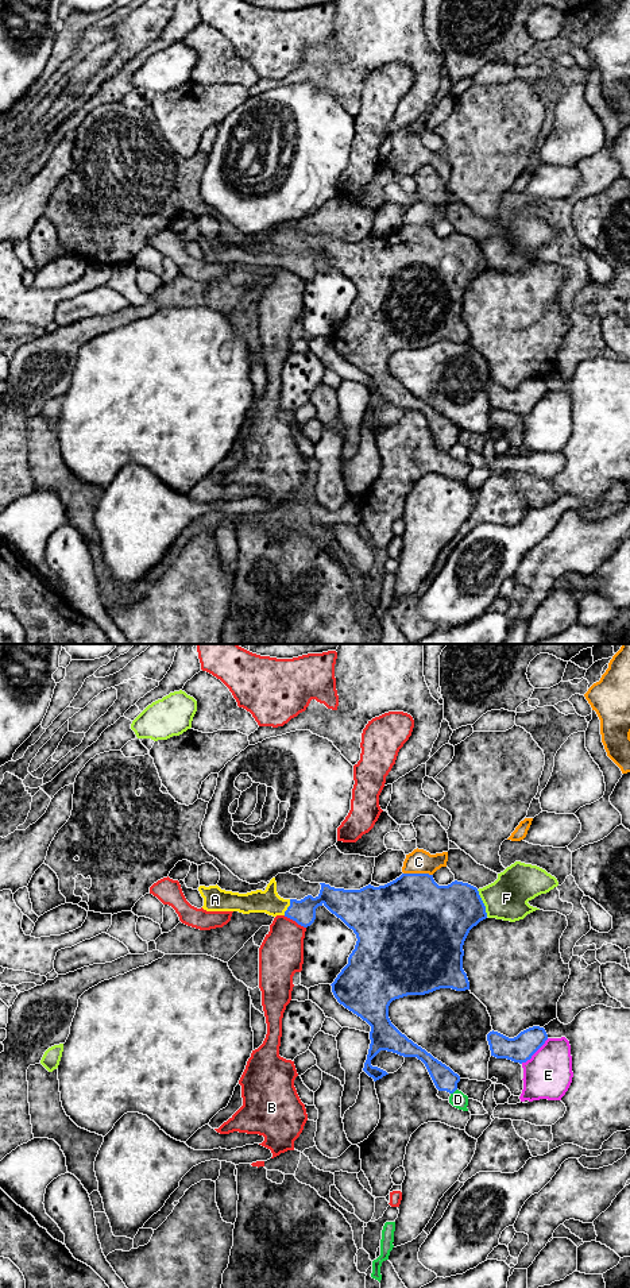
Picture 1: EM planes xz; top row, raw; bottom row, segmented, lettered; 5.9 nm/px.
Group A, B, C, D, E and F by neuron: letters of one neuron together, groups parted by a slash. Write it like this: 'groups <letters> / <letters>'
groups A / B / C / D / E / F

